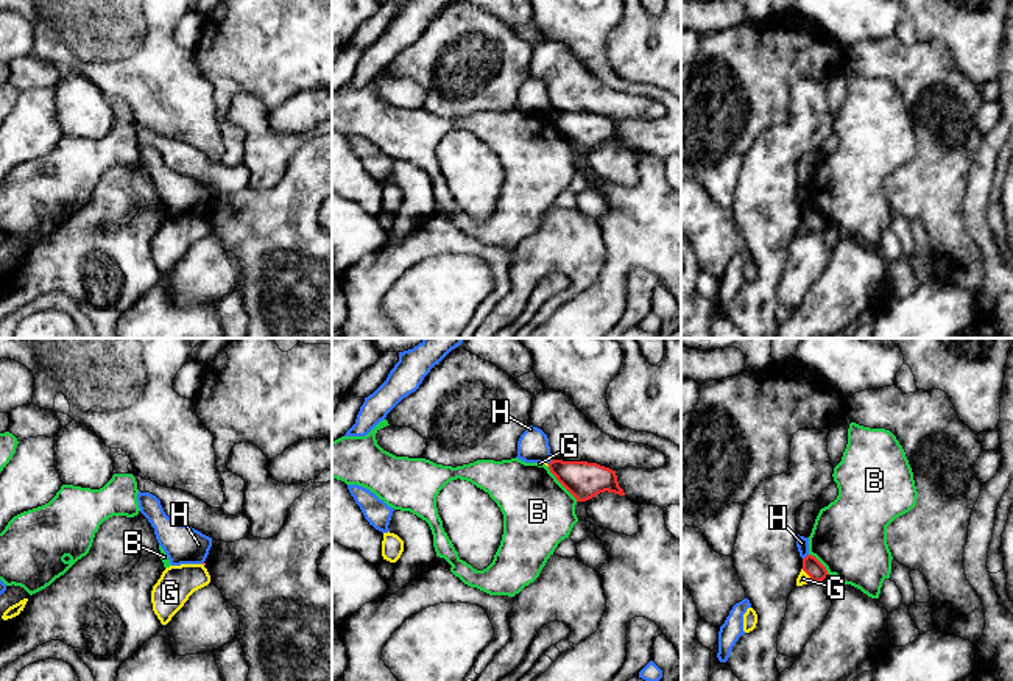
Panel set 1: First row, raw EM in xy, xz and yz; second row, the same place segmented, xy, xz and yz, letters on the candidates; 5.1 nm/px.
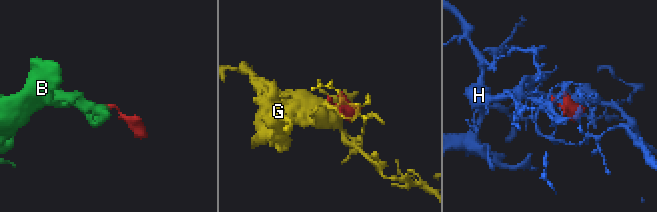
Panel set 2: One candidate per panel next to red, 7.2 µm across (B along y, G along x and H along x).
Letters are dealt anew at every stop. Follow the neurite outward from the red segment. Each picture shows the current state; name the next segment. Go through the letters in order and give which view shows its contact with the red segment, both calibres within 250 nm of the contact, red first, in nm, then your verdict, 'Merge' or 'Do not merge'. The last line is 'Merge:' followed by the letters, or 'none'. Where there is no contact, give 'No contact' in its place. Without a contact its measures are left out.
B: Touches red in xz. Thickness 190 nm (red) against 360 nm. Do not merge
G: Touches red in yz. Thickness 90 nm (red) against 60 nm. Do not merge
H: Touches red in yz. Thickness 90 nm (red) against 60 nm. Do not merge
Merge: none

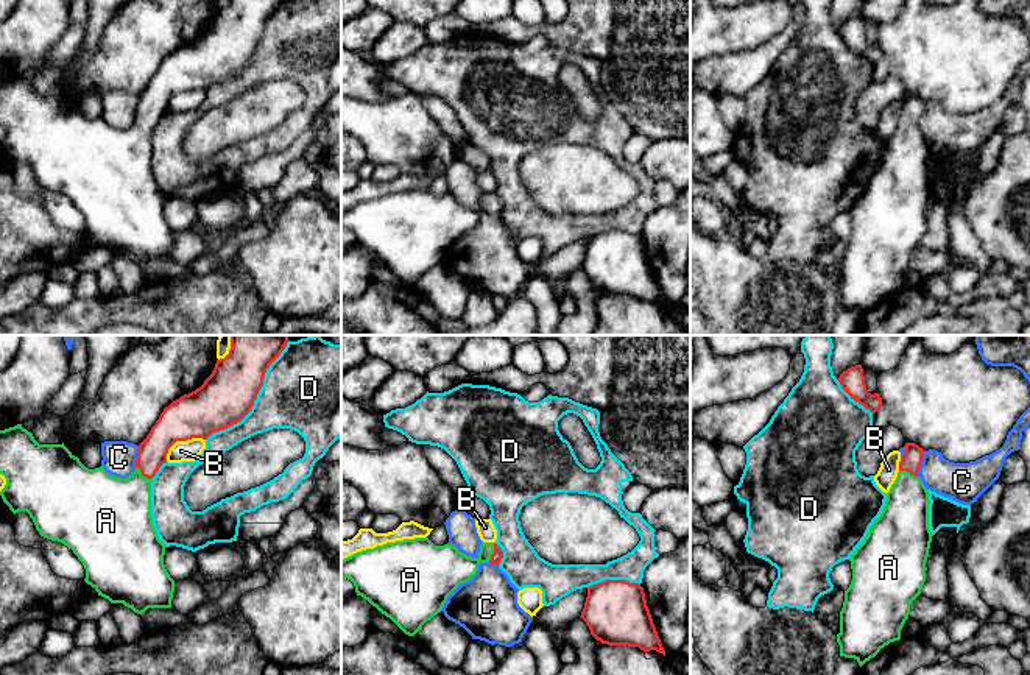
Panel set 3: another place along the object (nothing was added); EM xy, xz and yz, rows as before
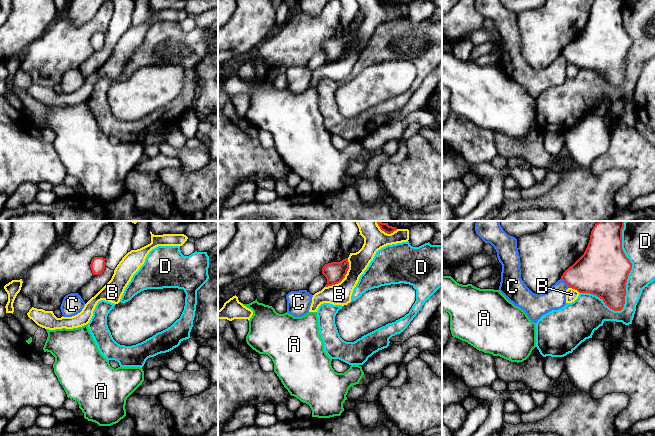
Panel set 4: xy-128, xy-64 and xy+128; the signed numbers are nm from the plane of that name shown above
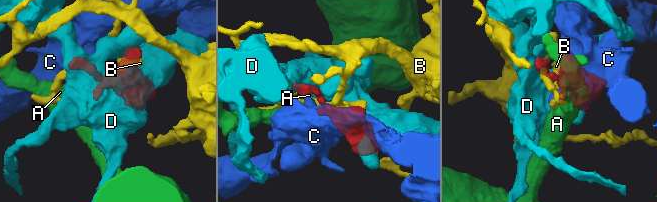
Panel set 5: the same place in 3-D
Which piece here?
A: Touches red in xy. Thickness 150 nm (red) against 380 nm. Merge
B: Touches red in xy. Thickness 260 nm (red) against 110 nm. Do not merge
C: Touches red in yz. Thickness 110 nm (red) against 200 nm. Do not merge
D: Touches red in xy. Thickness 280 nm (red) against 380 nm. Do not merge
Merge: A

